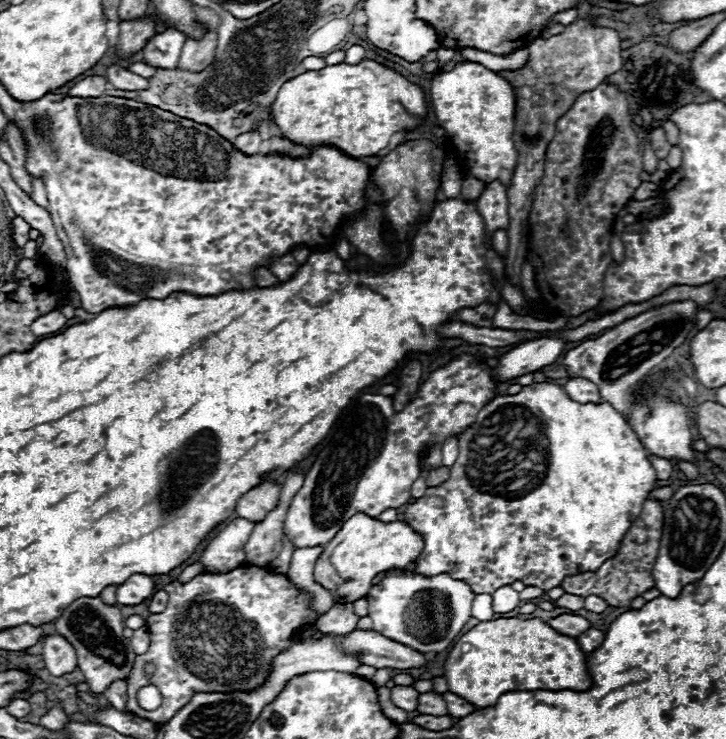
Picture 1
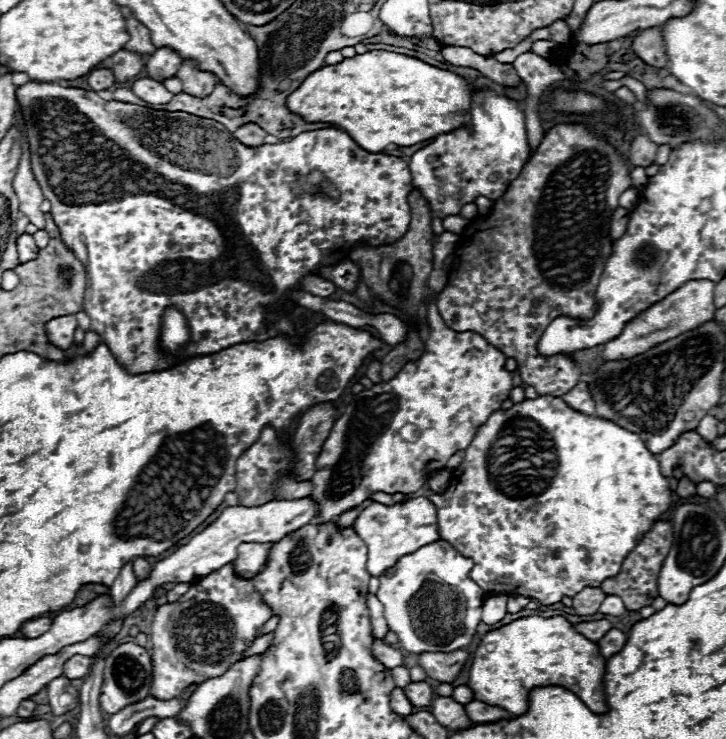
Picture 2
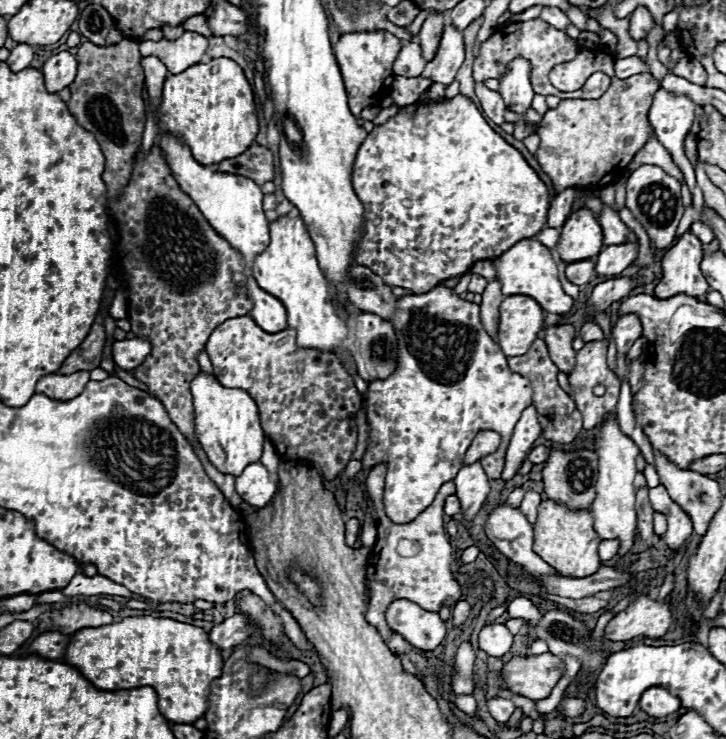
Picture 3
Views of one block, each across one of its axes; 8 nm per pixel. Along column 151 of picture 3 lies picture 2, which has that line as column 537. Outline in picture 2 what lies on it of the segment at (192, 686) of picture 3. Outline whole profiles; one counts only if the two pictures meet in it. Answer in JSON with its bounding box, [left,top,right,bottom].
[468,616,608,714]

